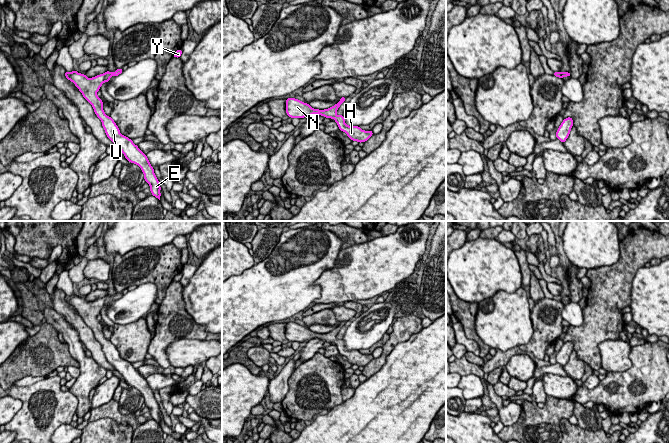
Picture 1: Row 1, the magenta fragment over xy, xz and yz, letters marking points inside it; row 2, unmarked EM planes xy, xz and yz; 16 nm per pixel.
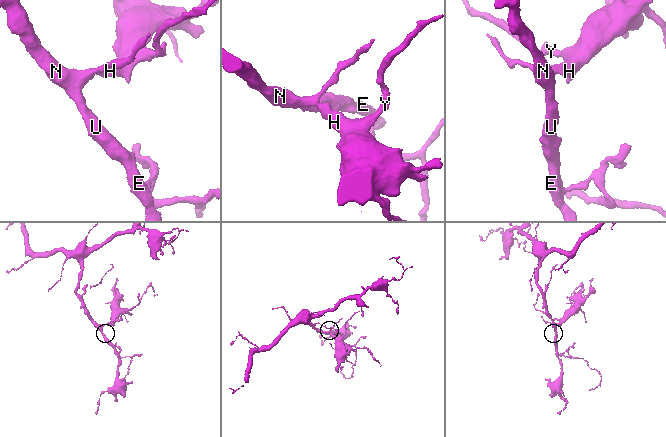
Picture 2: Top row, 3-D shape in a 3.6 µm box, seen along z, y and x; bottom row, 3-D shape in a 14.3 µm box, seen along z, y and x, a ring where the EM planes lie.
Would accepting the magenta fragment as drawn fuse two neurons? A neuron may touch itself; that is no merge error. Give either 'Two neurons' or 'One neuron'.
One neuron

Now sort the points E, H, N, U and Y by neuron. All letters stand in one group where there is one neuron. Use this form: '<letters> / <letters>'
E H N U Y

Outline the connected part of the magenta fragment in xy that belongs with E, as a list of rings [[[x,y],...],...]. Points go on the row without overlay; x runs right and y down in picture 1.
[[[119,292],[115,296],[106,295],[103,298],[88,302],[85,298],[73,294],[72,296],[66,295],[65,301],[75,308],[87,326],[92,329],[95,338],[102,346],[107,361],[121,374],[130,387],[134,387],[141,392],[141,395],[144,398],[144,403],[150,410],[151,418],[160,424],[160,407],[147,380],[131,363],[120,357],[115,345],[105,338],[103,334],[103,326],[97,320],[97,316],[100,314],[103,307],[109,306],[111,300],[116,301],[122,296],[122,292]]]

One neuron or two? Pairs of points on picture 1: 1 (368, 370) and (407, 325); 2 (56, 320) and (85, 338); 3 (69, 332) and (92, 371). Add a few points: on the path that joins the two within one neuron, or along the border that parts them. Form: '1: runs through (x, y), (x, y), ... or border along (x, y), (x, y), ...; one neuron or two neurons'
1: runs through (379, 360), (397, 336); one neuron
2: border along (63, 316), (76, 330), (82, 342); two neurons
3: runs through (73, 342), (76, 351), (84, 361); one neuron

